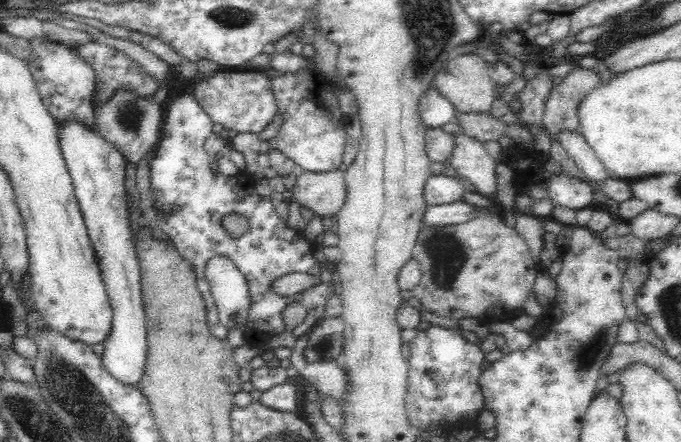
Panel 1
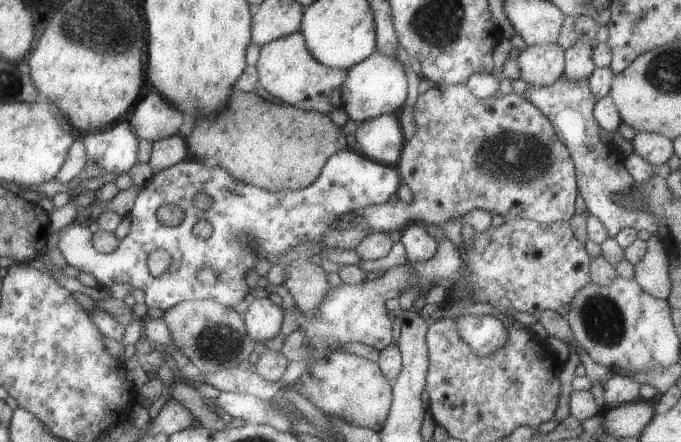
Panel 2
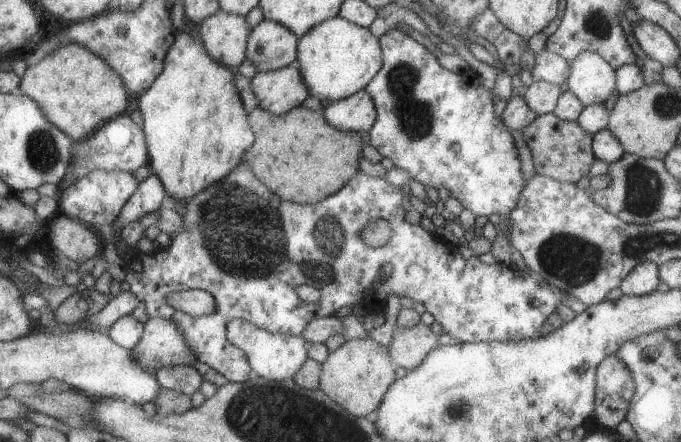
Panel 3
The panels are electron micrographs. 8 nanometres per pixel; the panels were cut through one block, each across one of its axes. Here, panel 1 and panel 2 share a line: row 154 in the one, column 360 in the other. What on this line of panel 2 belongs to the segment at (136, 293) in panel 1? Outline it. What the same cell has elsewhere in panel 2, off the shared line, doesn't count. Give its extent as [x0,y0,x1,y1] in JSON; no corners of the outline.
[342,51,406,123]

